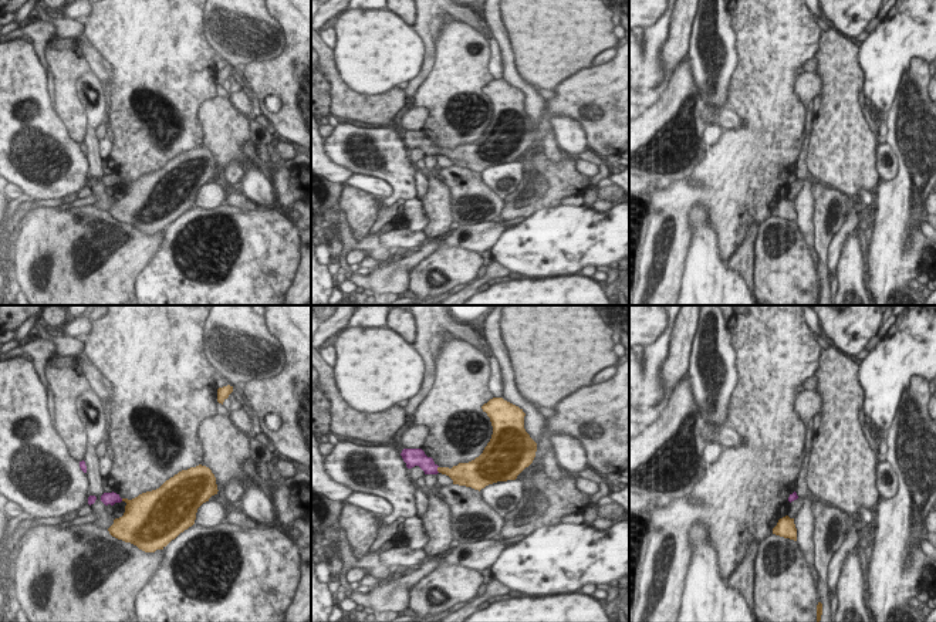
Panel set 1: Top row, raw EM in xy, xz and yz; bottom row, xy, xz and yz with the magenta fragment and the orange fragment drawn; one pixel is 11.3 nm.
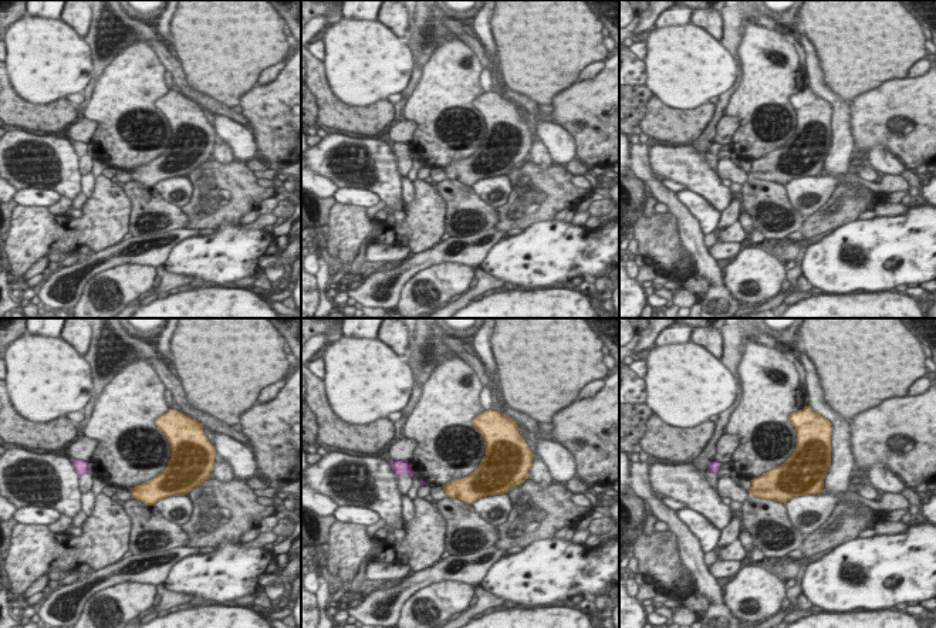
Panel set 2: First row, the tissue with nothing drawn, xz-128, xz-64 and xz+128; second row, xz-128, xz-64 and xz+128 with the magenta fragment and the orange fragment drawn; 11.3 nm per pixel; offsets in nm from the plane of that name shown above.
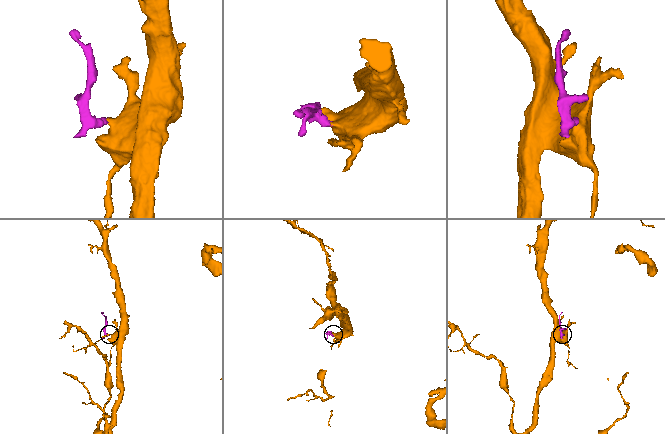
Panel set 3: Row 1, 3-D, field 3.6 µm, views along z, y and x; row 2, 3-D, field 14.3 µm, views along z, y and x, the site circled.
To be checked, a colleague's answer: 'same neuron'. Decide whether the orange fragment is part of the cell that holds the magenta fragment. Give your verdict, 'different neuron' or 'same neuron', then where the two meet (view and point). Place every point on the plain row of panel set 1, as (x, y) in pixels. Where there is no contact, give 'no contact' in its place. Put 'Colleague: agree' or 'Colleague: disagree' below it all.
same neuron; meets magenta in xz at (436, 151)
Colleague: agree

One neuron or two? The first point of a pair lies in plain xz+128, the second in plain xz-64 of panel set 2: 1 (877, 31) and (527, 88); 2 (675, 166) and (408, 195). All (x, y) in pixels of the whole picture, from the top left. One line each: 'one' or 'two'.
1: one
2: two

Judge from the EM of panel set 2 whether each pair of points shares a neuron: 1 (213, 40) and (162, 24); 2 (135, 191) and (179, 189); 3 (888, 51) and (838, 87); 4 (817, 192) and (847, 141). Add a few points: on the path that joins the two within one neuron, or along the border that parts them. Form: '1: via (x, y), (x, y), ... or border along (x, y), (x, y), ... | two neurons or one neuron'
1: border along (173, 14), (169, 23), (171, 47) | two neurons
2: border along (152, 188), (179, 208) | two neurons
3: via (875, 51), (851, 74) | one neuron
4: border along (847, 172), (841, 175), (823, 175) | two neurons

